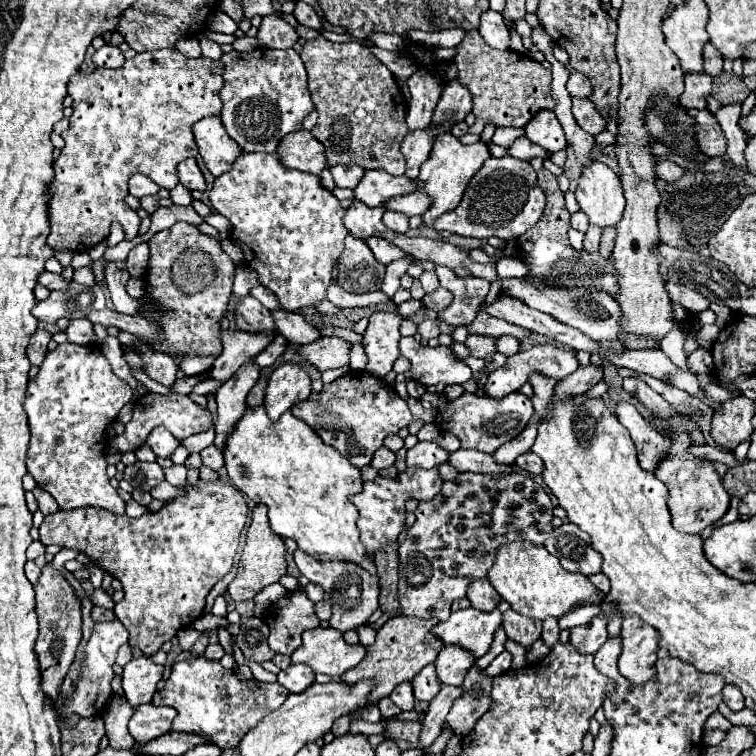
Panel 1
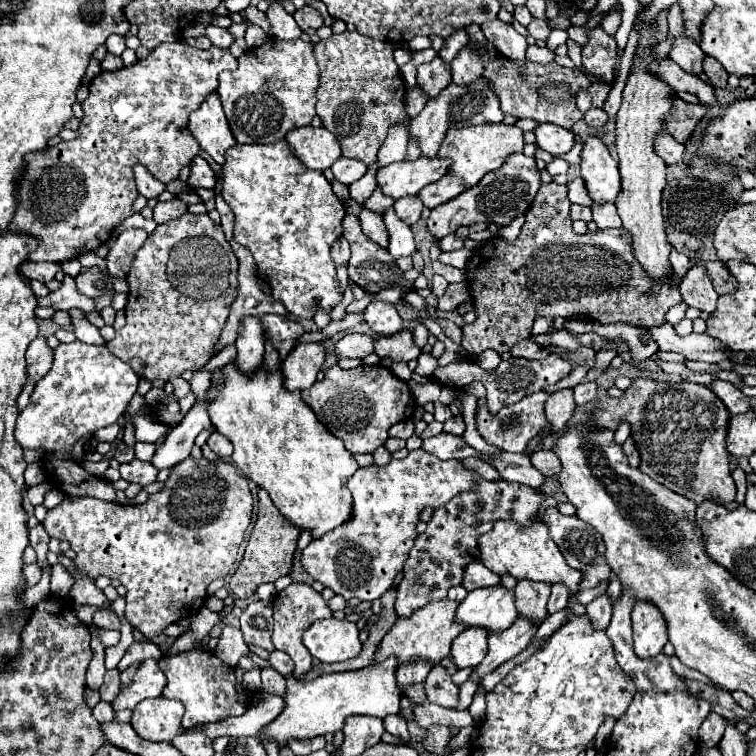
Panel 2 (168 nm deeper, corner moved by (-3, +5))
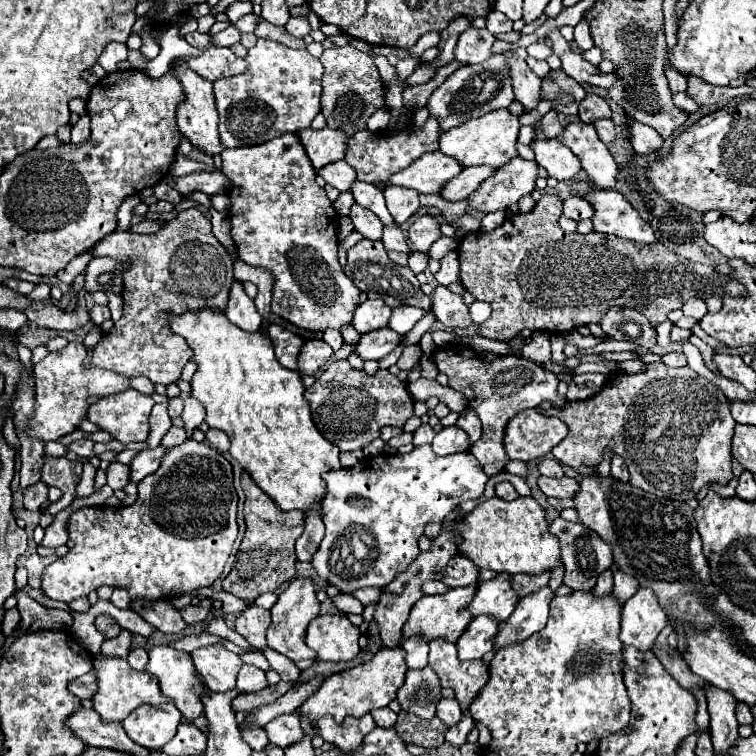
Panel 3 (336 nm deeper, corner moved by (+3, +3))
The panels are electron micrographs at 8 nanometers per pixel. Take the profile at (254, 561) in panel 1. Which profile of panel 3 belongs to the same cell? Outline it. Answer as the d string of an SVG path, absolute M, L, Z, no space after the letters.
M248 473L242 475L242 489L246 493L244 503L246 535L242 539L234 567L222 581L222 587L226 593L232 593L244 601L254 601L258 595L266 591L276 591L282 583L294 579L296 575L294 543L304 531L304 515L296 511L280 511L274 505L274 501L252 481Z

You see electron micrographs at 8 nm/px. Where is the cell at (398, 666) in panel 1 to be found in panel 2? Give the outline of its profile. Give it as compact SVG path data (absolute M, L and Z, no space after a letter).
M450 599L434 601L434 603L428 603L426 607L414 611L412 617L398 619L394 623L394 627L382 639L382 643L380 643L380 647L374 655L374 663L380 663L380 661L388 659L390 655L398 657L398 665L404 665L404 663L410 663L410 661L416 661L416 659L436 663L436 661L444 659L446 655L450 655L452 641L466 629L454 619L458 603L460 601L450 601Z

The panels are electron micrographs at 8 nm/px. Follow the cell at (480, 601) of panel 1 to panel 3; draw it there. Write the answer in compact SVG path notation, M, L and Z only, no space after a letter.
M456 555L448 569L444 569L444 579L442 579L448 587L468 587L468 585L476 585L480 581L480 571L476 565L472 565L472 561L468 561L462 555Z

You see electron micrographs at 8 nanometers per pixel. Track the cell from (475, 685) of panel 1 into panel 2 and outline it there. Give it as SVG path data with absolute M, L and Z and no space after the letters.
M424 703L414 707L414 721L426 731L432 725L446 725L446 727L466 727L472 725L474 719L468 711L452 711L452 709L442 709L440 705Z

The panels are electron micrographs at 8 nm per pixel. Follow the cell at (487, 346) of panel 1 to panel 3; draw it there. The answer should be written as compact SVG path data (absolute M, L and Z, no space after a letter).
M544 193L544 197L530 213L508 215L498 229L490 233L472 231L458 245L462 285L468 293L472 293L476 301L486 301L492 305L490 319L486 319L478 327L478 333L482 337L510 343L524 329L566 333L574 331L580 325L602 323L602 317L610 307L636 309L652 323L652 327L658 327L662 321L666 321L666 315L670 311L682 309L688 297L708 299L710 295L722 297L724 293L734 293L738 297L744 295L742 285L736 285L736 281L728 281L726 275L718 275L714 267L678 257L662 243L640 245L636 241L594 231L588 235L568 235L558 225L560 215L562 199L558 195Z

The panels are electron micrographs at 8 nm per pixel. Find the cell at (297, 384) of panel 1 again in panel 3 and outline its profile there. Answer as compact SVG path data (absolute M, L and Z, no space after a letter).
M308 339L298 355L298 373L302 377L314 375L332 355L332 347L324 339Z

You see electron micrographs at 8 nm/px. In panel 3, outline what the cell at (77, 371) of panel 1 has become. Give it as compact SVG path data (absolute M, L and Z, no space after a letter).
M72 341L60 351L48 353L40 363L34 365L34 377L36 377L36 405L34 405L34 415L28 419L24 433L30 437L50 441L58 439L62 435L68 435L80 427L80 423L88 417L90 409L90 399L104 399L116 393L122 393L130 389L130 377L96 367L92 363L84 363L86 359L86 349L82 343Z

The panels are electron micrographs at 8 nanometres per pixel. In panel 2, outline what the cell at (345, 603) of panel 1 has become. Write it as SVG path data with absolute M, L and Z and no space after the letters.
M422 449L410 451L402 461L392 459L382 467L360 467L346 483L352 493L352 517L342 523L342 527L322 535L322 539L314 539L302 551L304 569L344 599L380 599L402 571L404 561L414 547L416 523L420 521L422 509L438 509L454 495L474 489L478 481L480 475L468 469L462 461L440 461Z

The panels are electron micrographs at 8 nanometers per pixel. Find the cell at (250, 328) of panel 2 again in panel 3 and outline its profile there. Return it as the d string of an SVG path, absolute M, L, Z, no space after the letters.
M236 281L232 285L230 301L228 301L224 315L228 317L228 321L232 321L234 325L238 325L242 331L248 331L248 333L258 331L260 323L262 323L262 317L258 315L254 301L244 293L240 281Z

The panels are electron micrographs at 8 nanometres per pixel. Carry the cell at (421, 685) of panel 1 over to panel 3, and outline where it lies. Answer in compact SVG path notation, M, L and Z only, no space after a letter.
M442 697L436 703L436 717L442 719L448 727L454 725L456 721L460 721L460 713L462 713L462 709L460 709L460 705L458 705L456 699L444 699Z

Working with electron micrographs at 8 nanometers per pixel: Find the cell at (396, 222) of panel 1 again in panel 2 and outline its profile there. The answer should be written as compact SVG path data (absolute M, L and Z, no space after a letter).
M408 195L408 197L396 199L394 209L396 209L396 215L398 215L404 223L414 225L414 223L420 219L420 213L422 213L424 205L422 205L422 201L420 201L418 195Z

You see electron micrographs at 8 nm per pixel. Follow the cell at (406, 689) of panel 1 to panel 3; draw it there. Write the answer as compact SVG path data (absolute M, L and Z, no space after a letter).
M420 637L406 641L402 645L402 649L406 651L406 667L408 669L424 669L428 665L428 643L420 641Z

